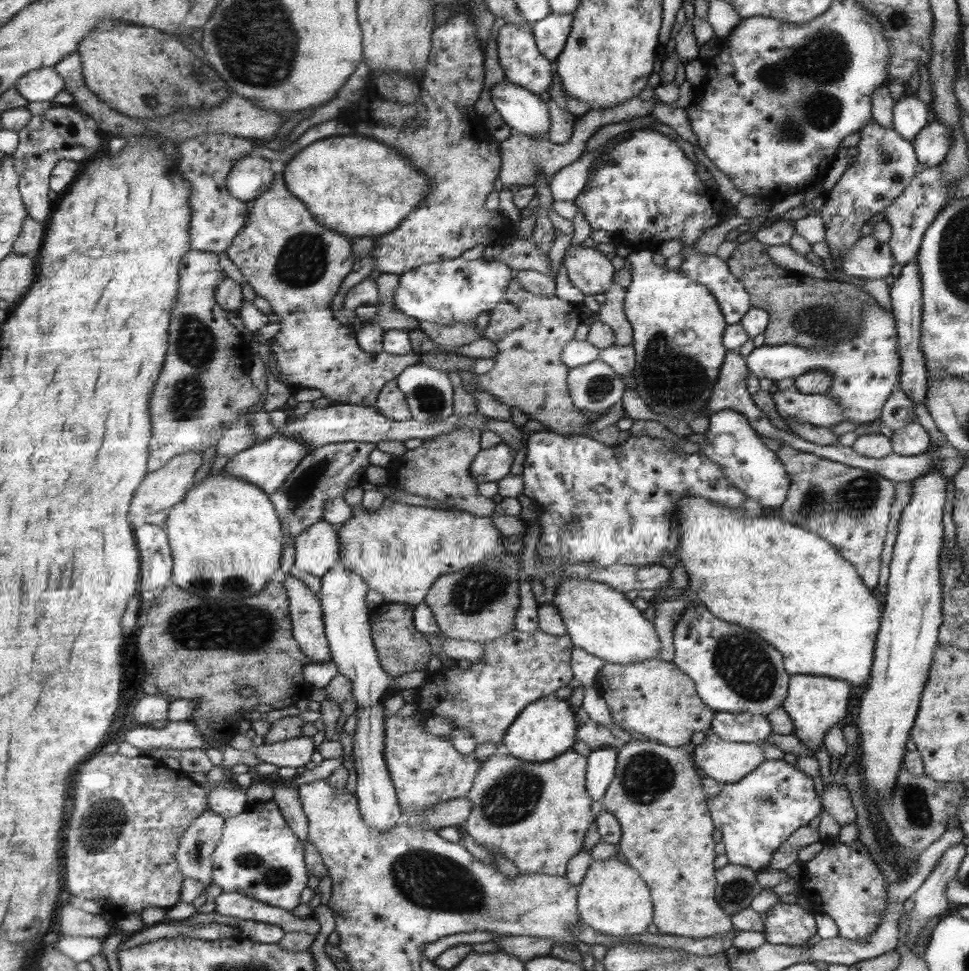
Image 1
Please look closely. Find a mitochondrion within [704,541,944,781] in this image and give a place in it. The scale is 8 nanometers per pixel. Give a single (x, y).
(747, 666)

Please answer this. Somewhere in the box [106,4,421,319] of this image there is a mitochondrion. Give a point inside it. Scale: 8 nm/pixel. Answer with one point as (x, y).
(303, 261)

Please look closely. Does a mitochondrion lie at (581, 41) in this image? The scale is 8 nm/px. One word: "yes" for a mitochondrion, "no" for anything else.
no

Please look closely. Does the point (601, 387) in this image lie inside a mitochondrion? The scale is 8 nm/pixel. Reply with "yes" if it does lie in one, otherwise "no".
yes

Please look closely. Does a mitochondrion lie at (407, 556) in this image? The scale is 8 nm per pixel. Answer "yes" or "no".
no

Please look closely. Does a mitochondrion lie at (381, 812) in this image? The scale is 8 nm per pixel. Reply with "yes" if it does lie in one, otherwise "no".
no

